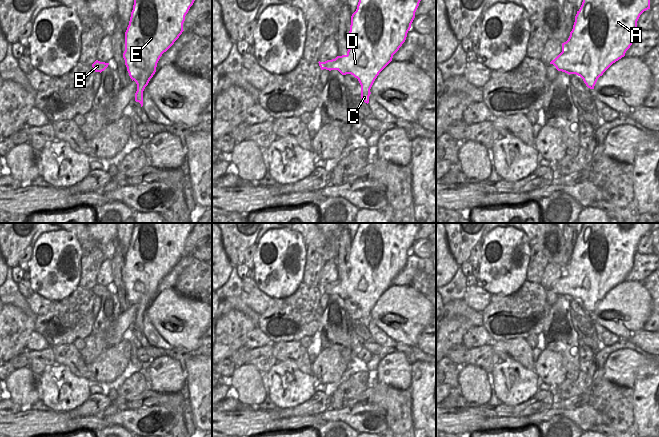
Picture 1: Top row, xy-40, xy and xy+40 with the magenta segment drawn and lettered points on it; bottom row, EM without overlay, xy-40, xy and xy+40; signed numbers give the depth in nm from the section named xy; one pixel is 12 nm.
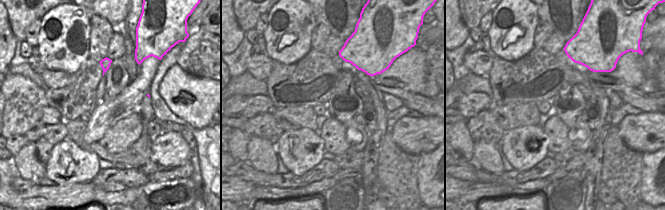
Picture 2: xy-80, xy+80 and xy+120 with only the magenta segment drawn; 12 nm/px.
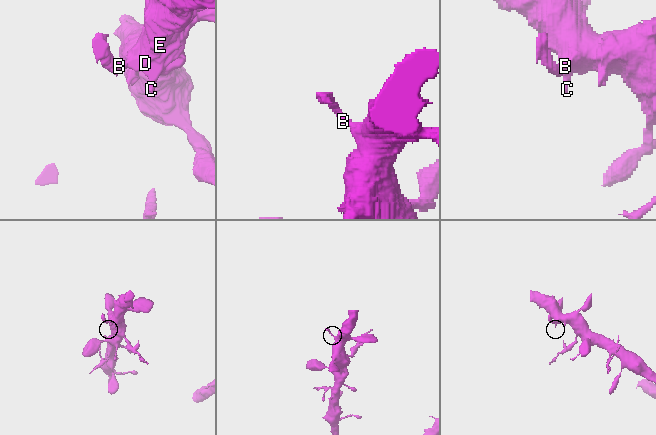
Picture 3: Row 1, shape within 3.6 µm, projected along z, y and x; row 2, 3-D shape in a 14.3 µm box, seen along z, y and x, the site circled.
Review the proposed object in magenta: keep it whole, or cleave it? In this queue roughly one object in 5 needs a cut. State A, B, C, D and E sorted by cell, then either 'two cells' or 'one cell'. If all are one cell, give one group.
A B C D E; one cell

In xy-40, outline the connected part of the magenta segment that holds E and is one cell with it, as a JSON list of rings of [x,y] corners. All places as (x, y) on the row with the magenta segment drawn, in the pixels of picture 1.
[[[134,0],[125,32],[123,58],[137,84],[135,101],[143,106],[143,91],[157,63],[182,34],[185,16],[195,0]]]

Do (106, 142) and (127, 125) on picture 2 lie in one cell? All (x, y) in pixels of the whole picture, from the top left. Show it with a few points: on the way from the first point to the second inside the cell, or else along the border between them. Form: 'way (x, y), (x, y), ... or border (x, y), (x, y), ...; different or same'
way (111, 141), (122, 130); same

